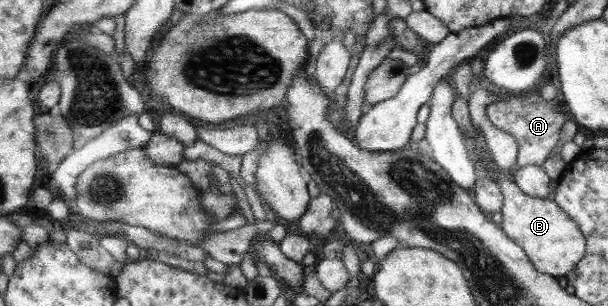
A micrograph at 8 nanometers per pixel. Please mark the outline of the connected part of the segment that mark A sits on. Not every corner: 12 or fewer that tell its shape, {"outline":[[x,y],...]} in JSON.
{"outline":[[539,89],[487,105],[519,143],[518,168],[542,166],[562,144],[558,98]]}

